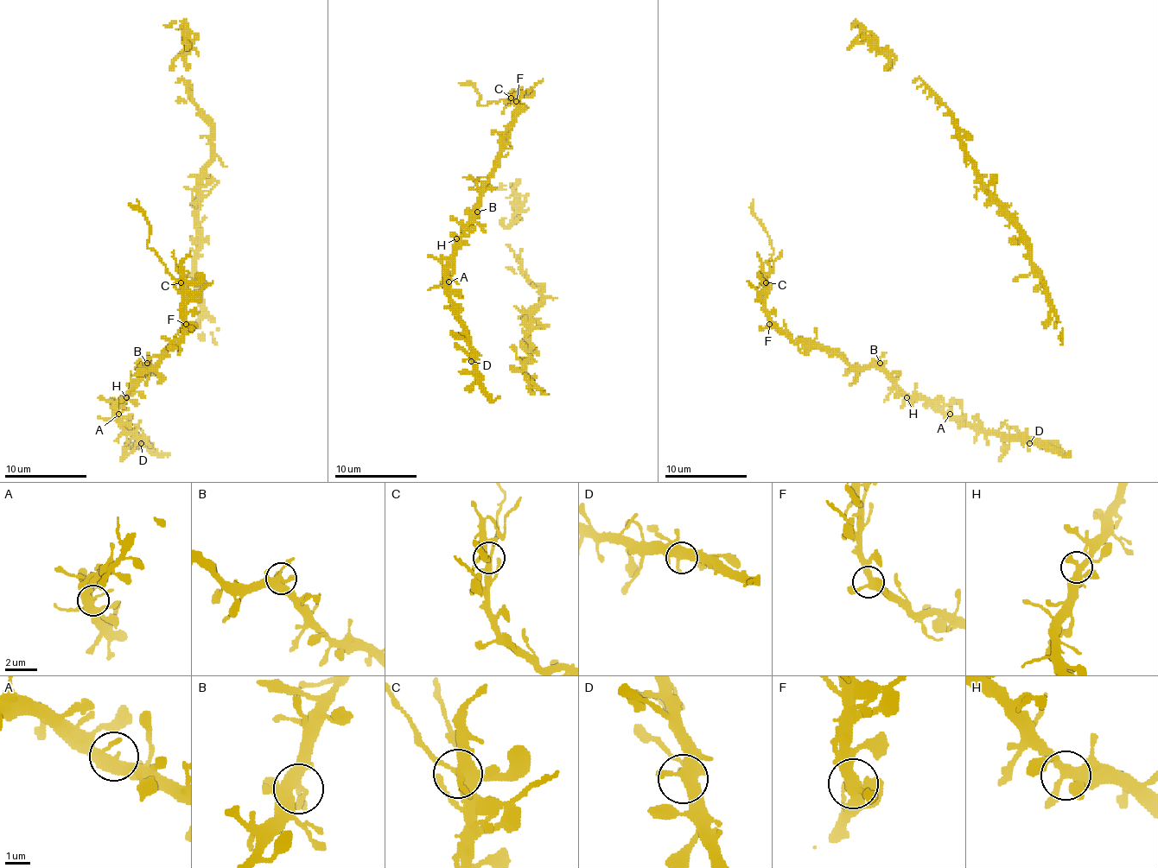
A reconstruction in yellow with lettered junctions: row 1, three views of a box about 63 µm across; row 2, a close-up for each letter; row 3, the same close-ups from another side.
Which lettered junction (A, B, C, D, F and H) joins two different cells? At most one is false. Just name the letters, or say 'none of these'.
C

